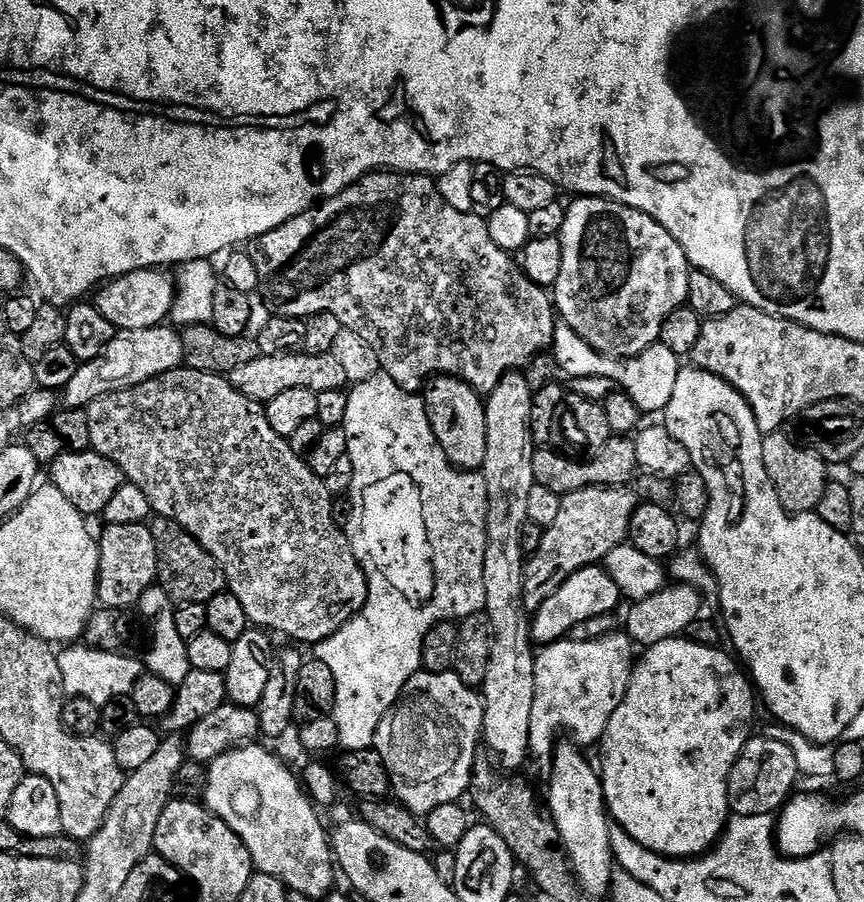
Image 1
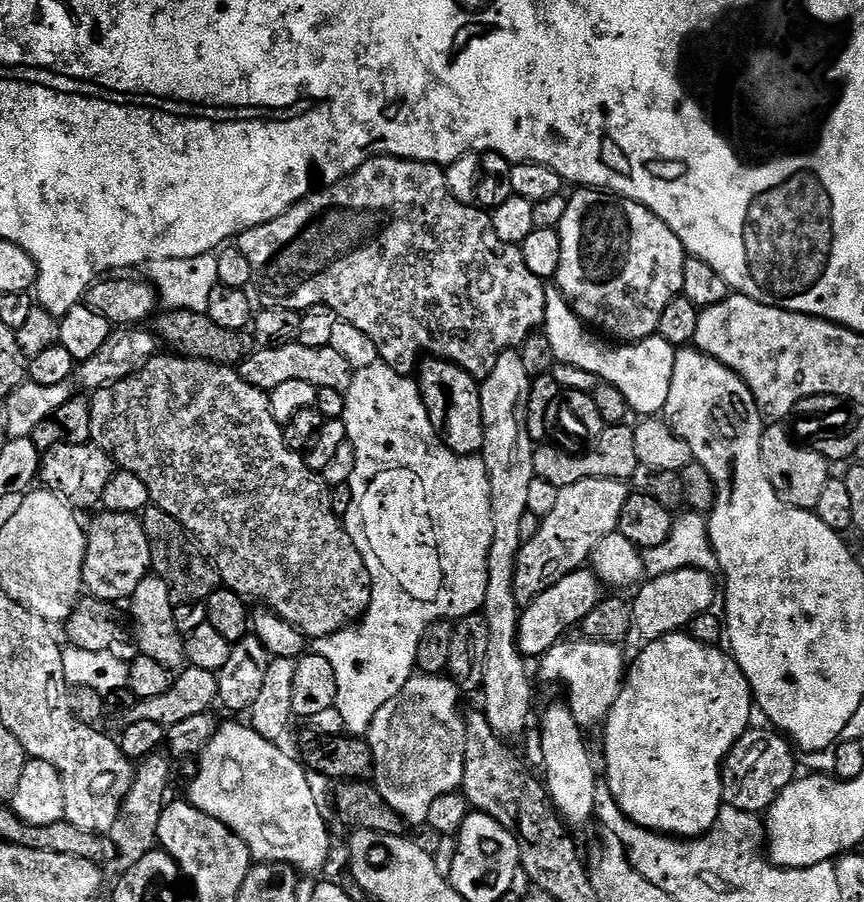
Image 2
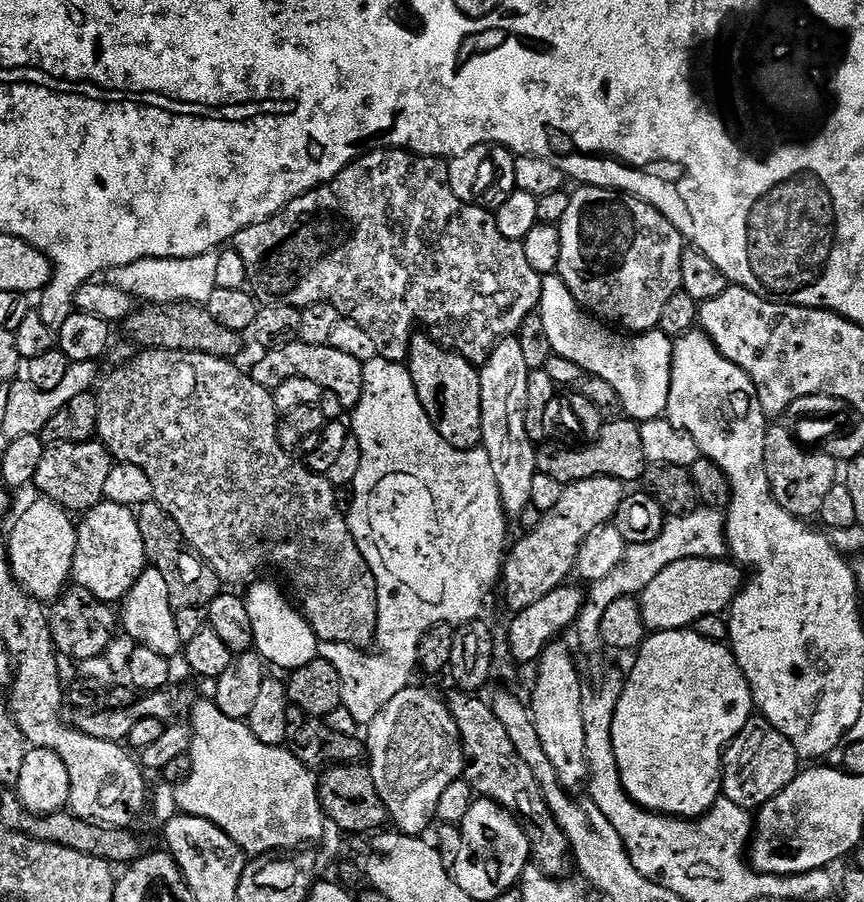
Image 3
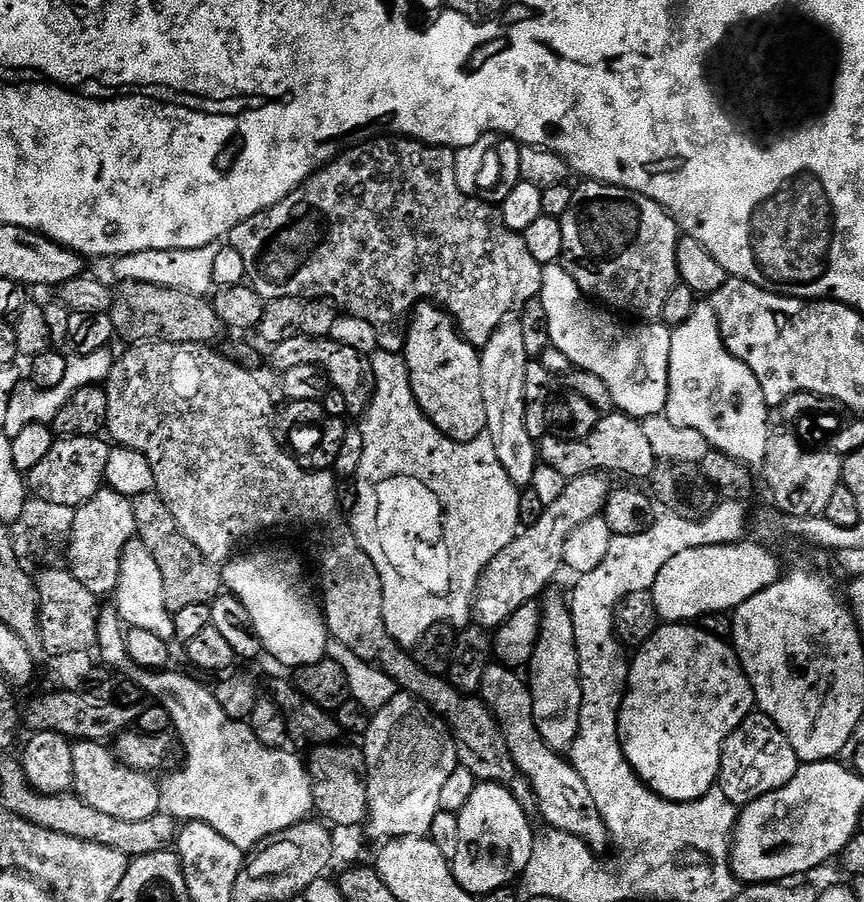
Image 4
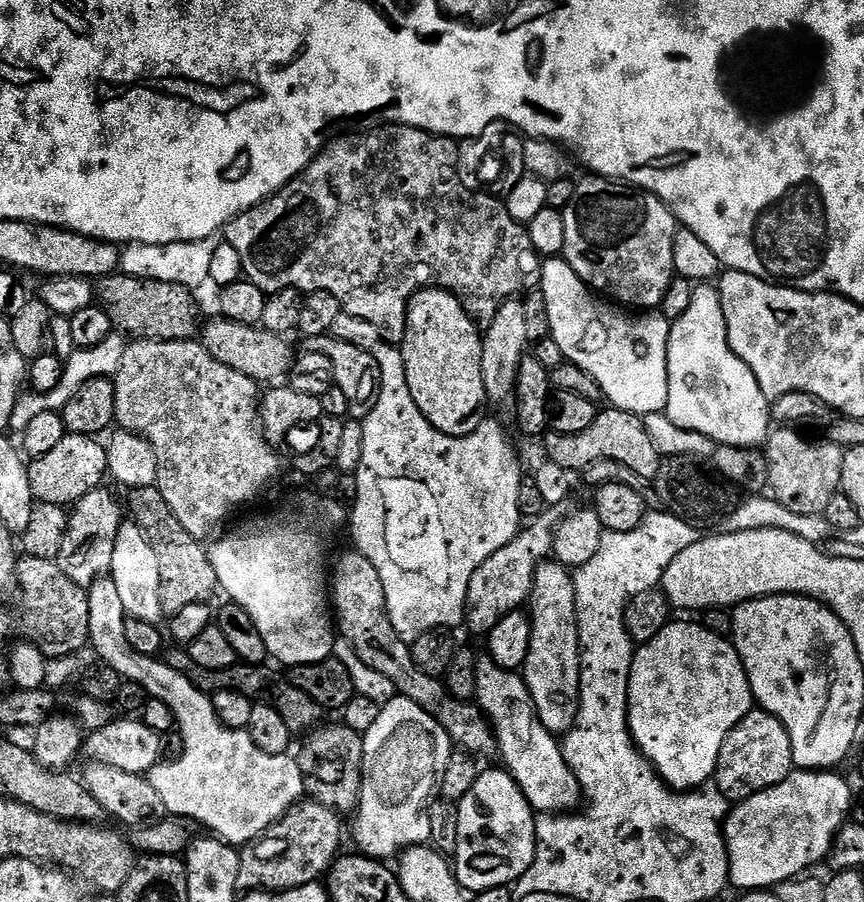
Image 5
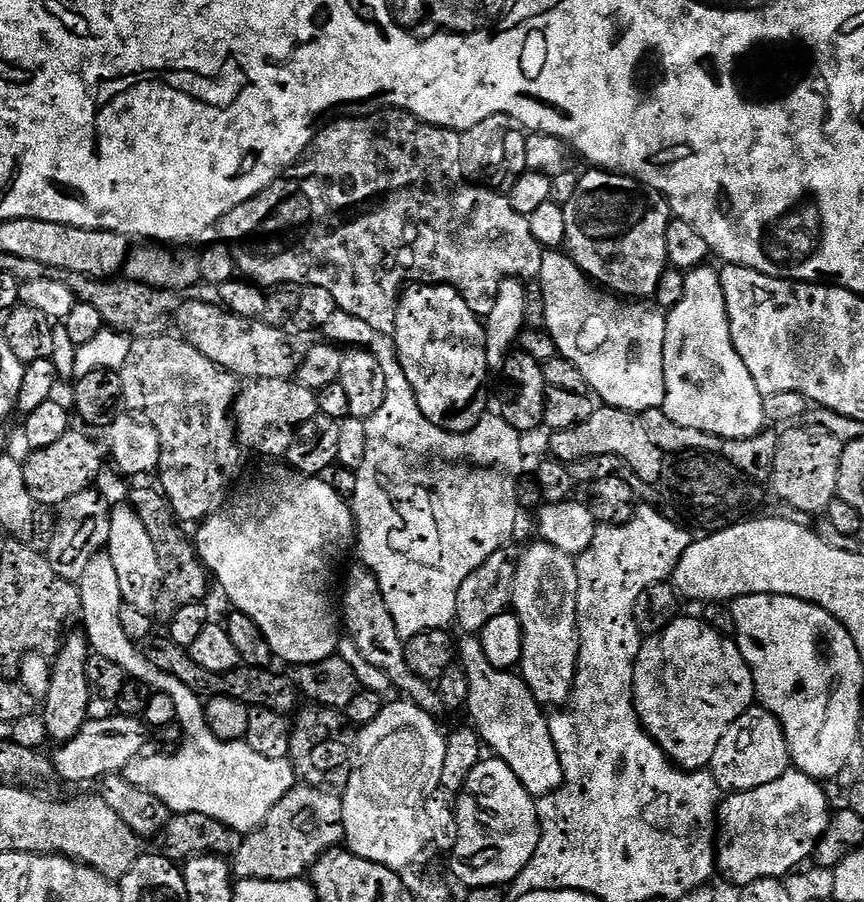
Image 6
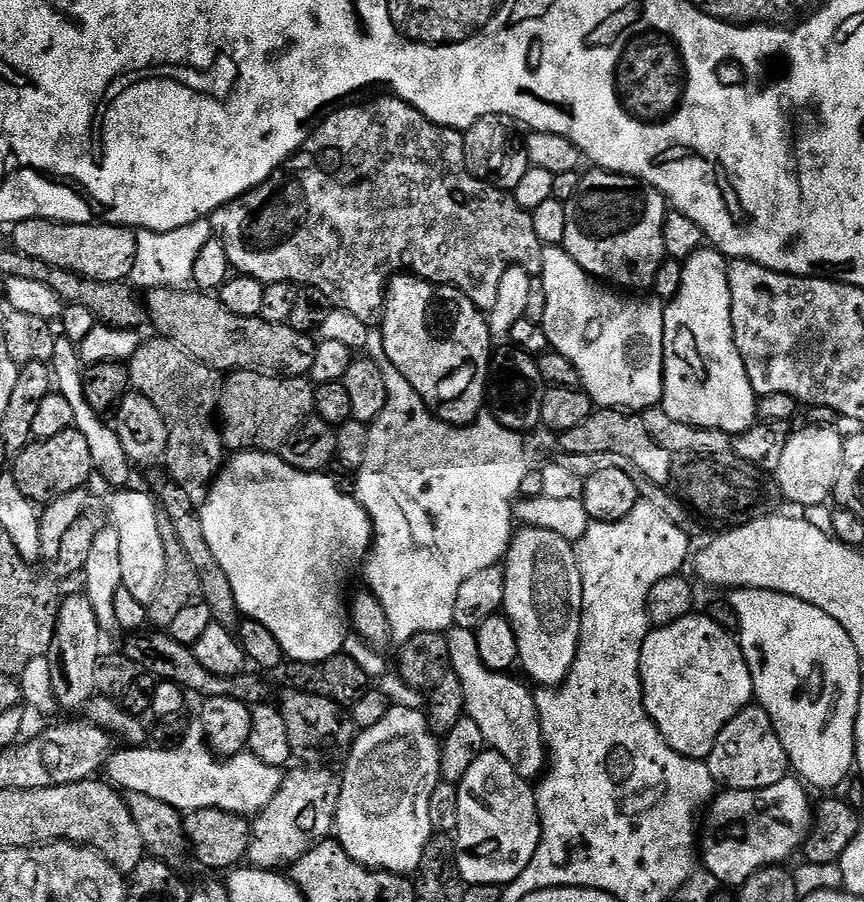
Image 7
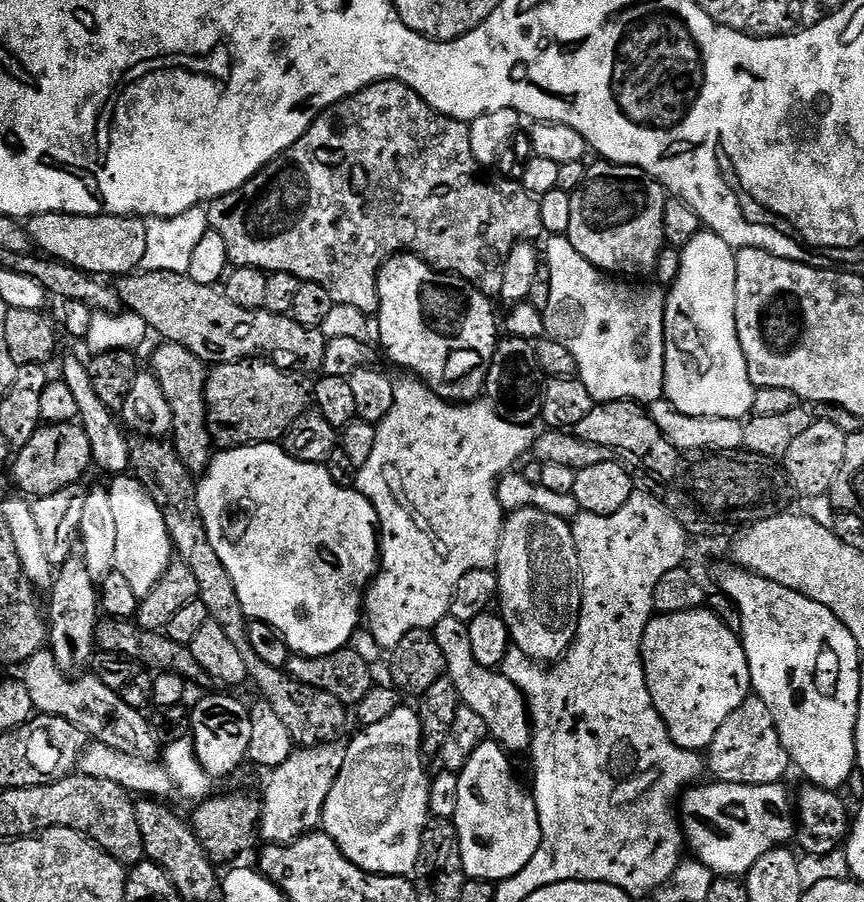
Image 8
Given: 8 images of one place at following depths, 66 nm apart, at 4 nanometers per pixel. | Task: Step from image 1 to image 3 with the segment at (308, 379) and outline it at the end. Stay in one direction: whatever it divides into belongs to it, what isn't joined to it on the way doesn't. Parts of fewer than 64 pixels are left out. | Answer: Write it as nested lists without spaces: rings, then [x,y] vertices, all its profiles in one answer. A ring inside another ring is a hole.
[[[293,342],[284,344],[263,353],[264,357],[250,368],[250,375],[258,386],[274,390],[286,382],[286,378],[310,378],[318,382],[326,392],[338,394],[345,410],[358,406],[364,389],[364,361],[354,358],[351,354],[342,354],[342,350],[334,350],[331,344],[301,344]]]

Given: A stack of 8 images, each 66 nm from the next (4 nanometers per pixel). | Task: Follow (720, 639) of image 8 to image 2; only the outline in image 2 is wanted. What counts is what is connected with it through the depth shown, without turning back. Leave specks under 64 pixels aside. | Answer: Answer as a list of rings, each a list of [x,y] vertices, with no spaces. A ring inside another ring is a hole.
[[[683,631],[669,632],[667,636],[647,641],[643,647],[644,649],[637,654],[636,661],[633,664],[631,661],[624,678],[623,688],[602,724],[602,729],[604,728],[604,768],[602,764],[602,772],[603,775],[604,772],[608,775],[606,787],[610,790],[612,803],[618,809],[619,815],[625,816],[632,823],[638,825],[639,828],[647,828],[649,832],[673,838],[702,836],[715,826],[722,807],[724,798],[722,765],[724,759],[727,758],[728,751],[736,745],[738,738],[743,732],[748,731],[753,723],[754,701],[752,699],[752,687],[748,685],[748,679],[742,674],[742,670],[735,660],[723,647],[712,647],[703,644]]]

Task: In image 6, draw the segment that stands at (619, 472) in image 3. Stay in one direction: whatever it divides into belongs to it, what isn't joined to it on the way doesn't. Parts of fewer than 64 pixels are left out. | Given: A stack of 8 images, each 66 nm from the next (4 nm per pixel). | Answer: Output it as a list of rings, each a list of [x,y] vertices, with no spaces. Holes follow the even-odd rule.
[[[600,406],[594,414],[590,414],[590,418],[586,418],[586,422],[570,426],[570,430],[552,432],[550,438],[551,455],[563,464],[569,465],[595,456],[611,456],[619,463],[621,460],[629,464],[644,480],[659,481],[664,475],[666,454],[654,442],[654,438],[650,438],[650,430],[646,430],[643,419],[634,412]]]

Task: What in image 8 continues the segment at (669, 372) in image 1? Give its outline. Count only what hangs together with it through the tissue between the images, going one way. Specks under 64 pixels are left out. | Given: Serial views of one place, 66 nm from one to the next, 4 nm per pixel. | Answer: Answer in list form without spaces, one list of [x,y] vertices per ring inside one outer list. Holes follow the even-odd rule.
[[[567,235],[548,236],[546,242],[550,302],[542,315],[547,339],[558,341],[574,354],[578,379],[590,390],[593,401],[626,400],[648,406],[661,399],[665,289],[631,288],[631,283],[601,272],[574,250]]]

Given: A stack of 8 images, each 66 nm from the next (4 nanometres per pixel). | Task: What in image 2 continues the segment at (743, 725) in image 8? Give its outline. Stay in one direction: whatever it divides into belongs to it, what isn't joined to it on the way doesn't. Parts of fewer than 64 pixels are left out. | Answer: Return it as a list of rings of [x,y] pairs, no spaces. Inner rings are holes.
[[[749,727],[728,751],[722,765],[724,782],[723,803],[743,812],[763,813],[776,801],[776,795],[791,784],[796,772],[796,760],[792,757],[794,748],[781,733],[767,727]]]

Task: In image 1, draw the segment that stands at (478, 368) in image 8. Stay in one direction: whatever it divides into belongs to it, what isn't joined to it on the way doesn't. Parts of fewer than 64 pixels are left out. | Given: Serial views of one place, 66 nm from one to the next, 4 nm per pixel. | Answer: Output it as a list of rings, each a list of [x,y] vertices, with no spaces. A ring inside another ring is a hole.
[[[433,376],[423,389],[422,399],[434,438],[438,446],[442,446],[450,463],[461,470],[483,469],[486,458],[486,414],[481,393],[475,392],[465,380],[458,380],[455,376]]]

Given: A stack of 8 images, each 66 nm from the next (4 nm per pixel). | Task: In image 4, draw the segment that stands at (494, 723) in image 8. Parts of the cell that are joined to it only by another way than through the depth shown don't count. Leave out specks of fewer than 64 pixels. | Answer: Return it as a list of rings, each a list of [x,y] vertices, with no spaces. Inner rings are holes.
[[[493,662],[489,664],[486,674],[482,674],[482,686],[478,695],[496,715],[500,729],[510,746],[516,769],[521,776],[527,778],[534,790],[538,816],[545,820],[545,825],[577,836],[593,852],[604,854],[604,851],[610,848],[610,837],[602,814],[598,814],[598,806],[594,806],[594,794],[590,794],[586,782],[582,782],[582,778],[572,769],[571,763],[561,753],[546,746],[546,742],[542,742],[542,734],[538,734],[538,726],[534,722],[532,694],[525,677],[519,671]]]

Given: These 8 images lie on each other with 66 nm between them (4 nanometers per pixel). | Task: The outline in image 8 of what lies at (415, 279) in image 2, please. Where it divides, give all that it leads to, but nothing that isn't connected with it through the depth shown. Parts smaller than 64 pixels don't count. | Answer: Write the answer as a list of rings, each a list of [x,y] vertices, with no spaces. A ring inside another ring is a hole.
[[[379,80],[369,88],[339,100],[331,108],[325,108],[319,118],[314,121],[290,146],[279,156],[270,161],[254,178],[250,178],[238,190],[207,205],[208,226],[211,231],[222,234],[222,242],[226,242],[228,263],[232,268],[258,268],[265,274],[285,272],[294,274],[302,282],[320,284],[326,294],[330,294],[333,304],[354,306],[369,314],[375,313],[380,306],[376,293],[376,277],[386,261],[401,254],[411,254],[419,260],[425,260],[431,268],[441,274],[459,276],[466,283],[480,289],[489,298],[499,297],[504,277],[504,263],[515,244],[536,242],[539,236],[545,235],[540,217],[540,202],[537,197],[529,195],[523,183],[516,180],[483,180],[481,169],[474,158],[474,150],[470,150],[470,134],[468,124],[463,120],[452,120],[449,116],[441,116],[427,104],[412,88],[407,88],[398,80]]]

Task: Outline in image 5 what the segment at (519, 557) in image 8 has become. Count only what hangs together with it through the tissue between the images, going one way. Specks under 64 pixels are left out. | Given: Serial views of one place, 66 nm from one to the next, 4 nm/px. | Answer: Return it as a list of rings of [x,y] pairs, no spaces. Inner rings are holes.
[[[545,562],[534,574],[530,597],[532,633],[522,675],[542,726],[554,734],[571,733],[580,713],[580,635],[572,577],[563,564]]]

